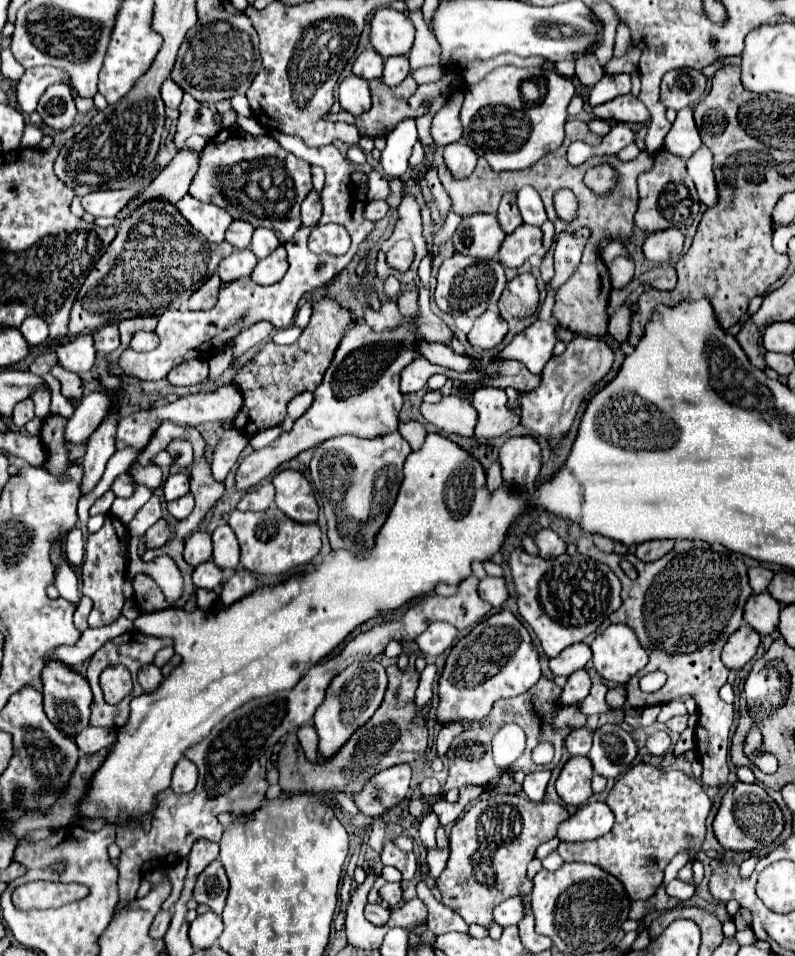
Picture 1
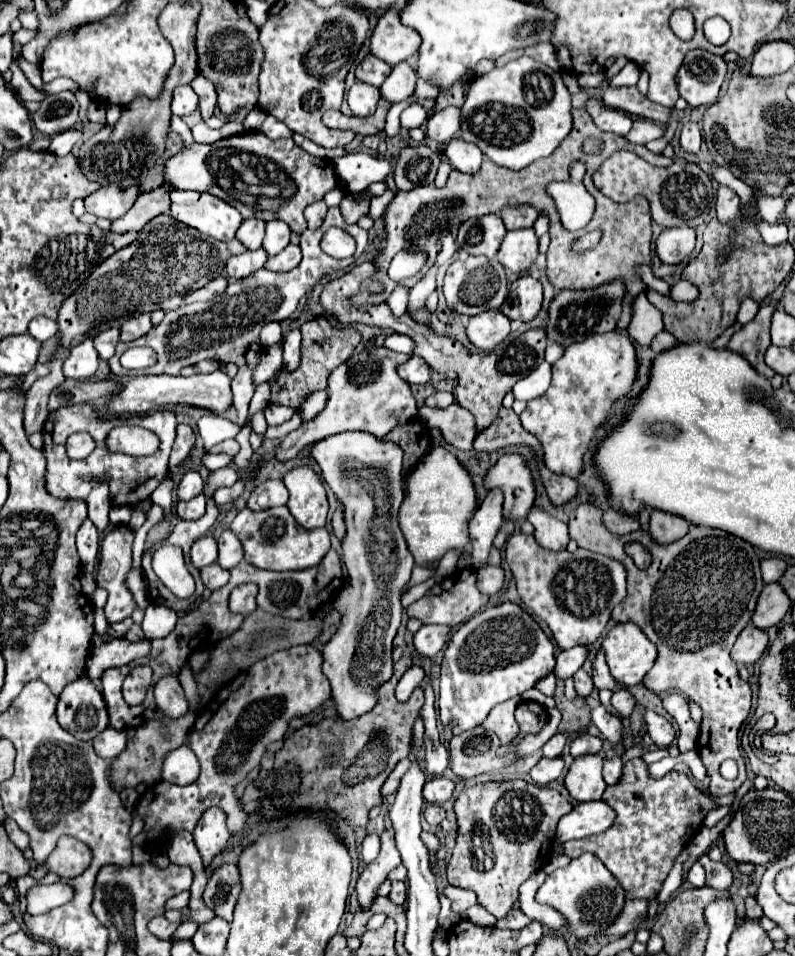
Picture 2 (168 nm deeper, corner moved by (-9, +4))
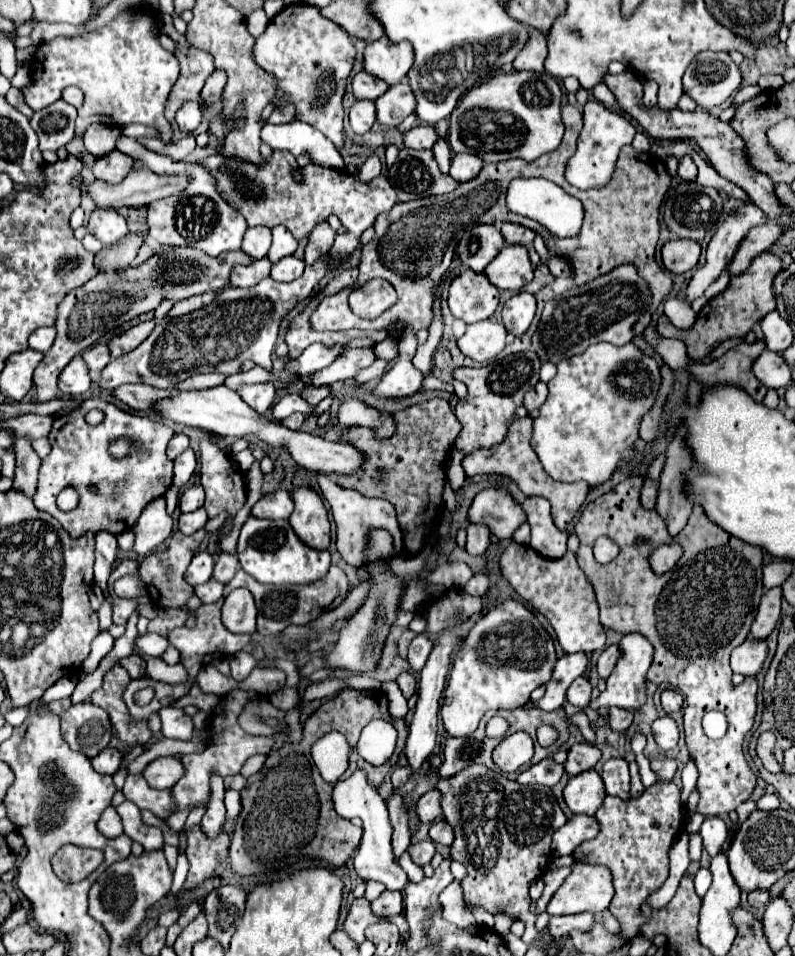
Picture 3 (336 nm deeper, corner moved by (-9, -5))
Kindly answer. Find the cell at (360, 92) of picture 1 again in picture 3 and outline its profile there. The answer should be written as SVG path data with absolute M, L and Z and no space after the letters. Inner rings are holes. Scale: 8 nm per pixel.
M369 99L355 101L349 111L349 121L351 121L351 129L357 135L367 133L375 123L375 103Z

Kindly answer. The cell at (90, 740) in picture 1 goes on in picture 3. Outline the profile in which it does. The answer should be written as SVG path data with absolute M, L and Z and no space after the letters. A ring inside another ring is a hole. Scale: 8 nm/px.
M105 747L97 757L91 759L93 763L93 769L97 773L103 773L103 775L113 775L121 763L121 751L115 749L115 747Z

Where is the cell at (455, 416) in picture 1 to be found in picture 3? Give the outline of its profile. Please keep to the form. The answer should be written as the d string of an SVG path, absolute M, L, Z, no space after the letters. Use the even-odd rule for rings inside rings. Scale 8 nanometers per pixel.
M453 449L451 455L449 455L449 461L447 461L447 477L449 477L453 489L459 489L465 483L465 479L467 479L467 475L465 475L465 471L461 467L463 457L465 455L459 449Z

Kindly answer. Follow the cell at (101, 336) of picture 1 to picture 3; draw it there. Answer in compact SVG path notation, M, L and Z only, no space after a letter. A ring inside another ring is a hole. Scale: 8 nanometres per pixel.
M95 345L95 347L91 347L91 349L85 351L83 359L87 361L87 367L89 367L91 375L97 377L105 369L105 365L111 361L109 347L107 345Z

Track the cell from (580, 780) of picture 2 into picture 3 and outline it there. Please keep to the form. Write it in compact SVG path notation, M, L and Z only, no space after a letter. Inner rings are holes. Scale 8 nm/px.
M595 769L583 771L577 777L569 777L569 783L565 785L565 803L573 813L585 813L595 815L595 811L601 807L605 799L605 787L603 779Z

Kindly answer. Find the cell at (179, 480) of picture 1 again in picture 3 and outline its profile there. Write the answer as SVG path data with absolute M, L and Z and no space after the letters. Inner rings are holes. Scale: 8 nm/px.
M199 483L187 487L179 499L179 509L181 513L189 513L189 511L195 511L203 505L203 487Z

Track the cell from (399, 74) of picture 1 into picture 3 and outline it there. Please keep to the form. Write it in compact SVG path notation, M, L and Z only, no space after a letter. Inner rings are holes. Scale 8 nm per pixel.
M407 79L391 85L377 101L377 121L387 127L397 127L407 115L415 113L415 95Z

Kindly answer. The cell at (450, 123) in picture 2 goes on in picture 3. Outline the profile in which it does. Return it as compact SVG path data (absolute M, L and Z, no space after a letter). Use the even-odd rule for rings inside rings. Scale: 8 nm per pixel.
M417 125L403 135L403 143L409 149L433 149L437 139L439 139L437 129L431 125Z

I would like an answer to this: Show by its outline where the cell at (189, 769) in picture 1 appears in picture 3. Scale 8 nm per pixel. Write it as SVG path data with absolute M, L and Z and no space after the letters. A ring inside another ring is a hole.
M159 757L145 767L143 777L153 789L171 789L183 777L183 773L185 767L179 757Z

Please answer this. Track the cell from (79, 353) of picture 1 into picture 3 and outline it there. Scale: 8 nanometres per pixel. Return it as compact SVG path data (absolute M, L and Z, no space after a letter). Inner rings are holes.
M75 355L59 375L59 389L65 395L83 395L89 387L91 387L89 367L81 355Z

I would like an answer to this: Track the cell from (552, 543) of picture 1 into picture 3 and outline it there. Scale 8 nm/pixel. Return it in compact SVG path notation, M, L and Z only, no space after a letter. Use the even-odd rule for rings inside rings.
M529 497L523 509L531 527L531 547L547 559L561 559L567 551L567 533L555 527L549 501L543 497Z

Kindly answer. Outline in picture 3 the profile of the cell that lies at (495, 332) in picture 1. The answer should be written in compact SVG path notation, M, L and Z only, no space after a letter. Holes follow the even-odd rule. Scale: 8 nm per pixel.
M479 321L475 325L467 325L467 331L461 339L457 339L457 345L463 355L483 363L503 351L505 337L507 337L507 331L501 323Z

